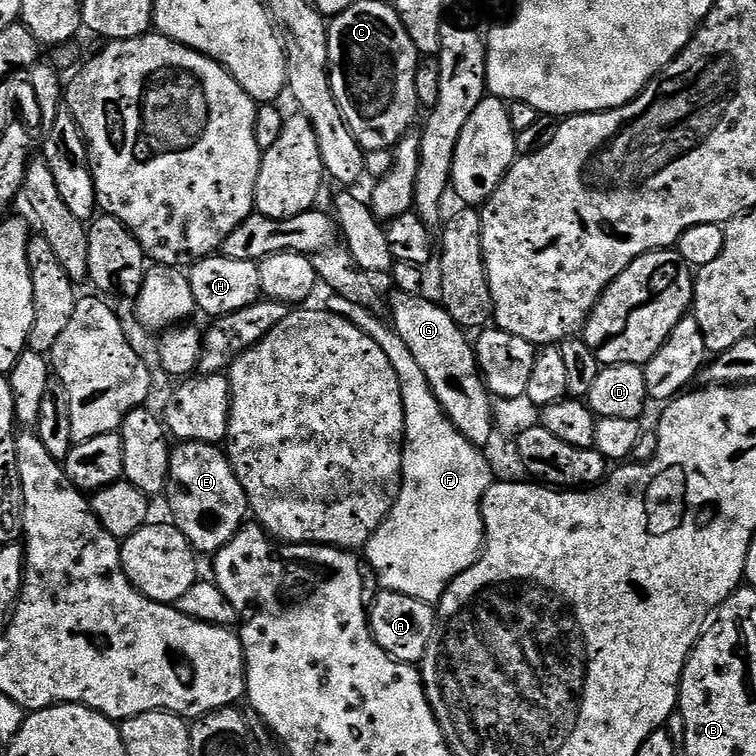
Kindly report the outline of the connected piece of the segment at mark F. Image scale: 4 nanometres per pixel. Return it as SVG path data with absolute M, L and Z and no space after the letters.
M332 294L327 297L327 311L346 318L361 328L390 358L394 374L398 374L400 397L404 407L404 466L395 500L388 517L368 539L366 564L380 579L379 587L401 592L410 598L435 605L455 576L476 563L484 546L484 519L480 503L494 482L483 451L471 444L450 422L438 398L426 382L426 374L418 366L418 358L410 354L406 342L387 319L370 314L358 302Z

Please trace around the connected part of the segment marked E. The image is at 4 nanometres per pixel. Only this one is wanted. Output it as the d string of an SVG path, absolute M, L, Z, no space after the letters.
M180 442L172 448L167 496L175 527L180 529L181 534L200 554L222 551L246 523L250 512L248 499L238 482L235 470L232 469L231 460L215 444Z

